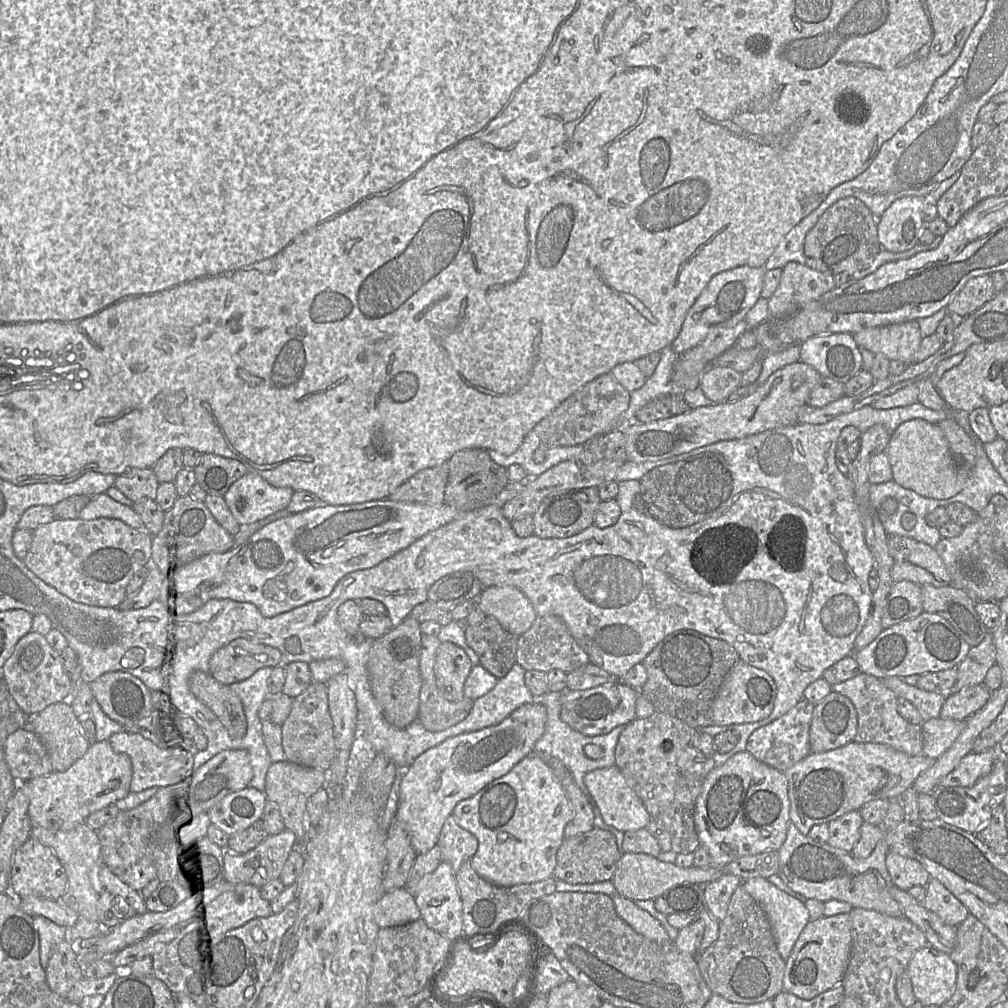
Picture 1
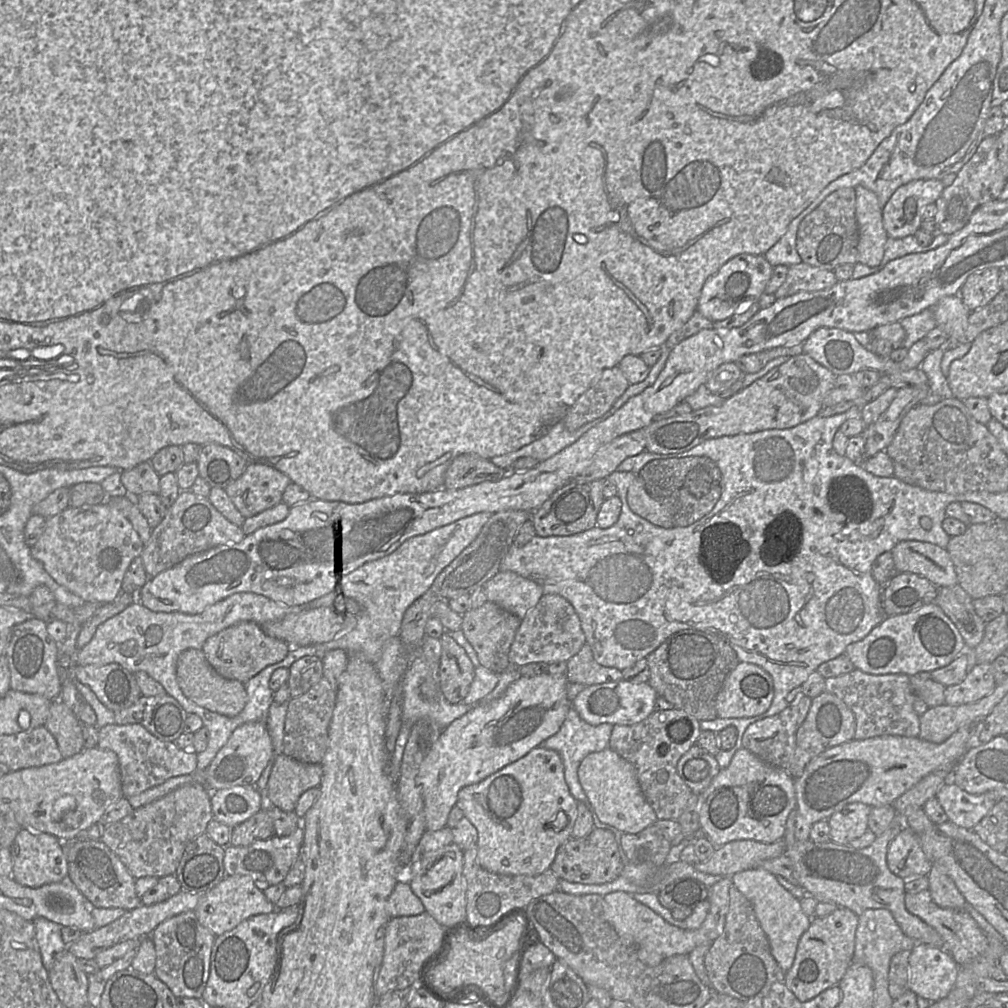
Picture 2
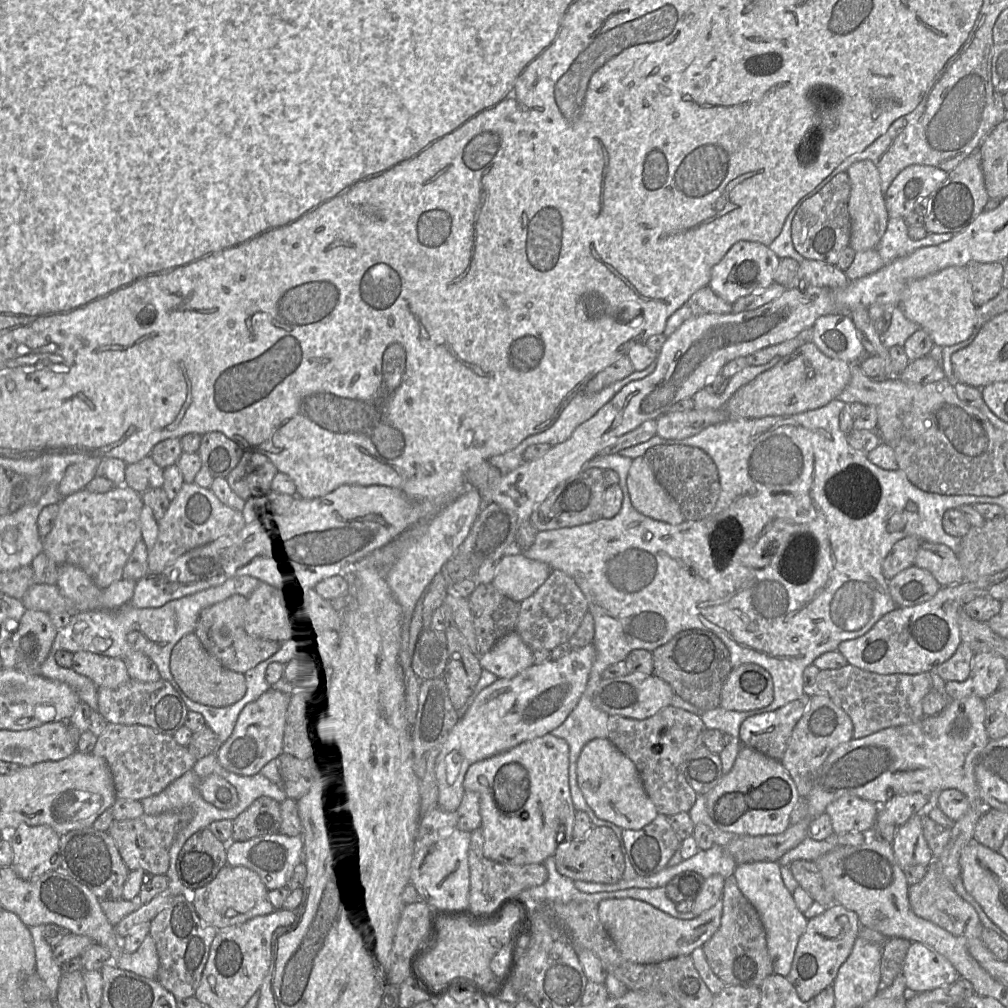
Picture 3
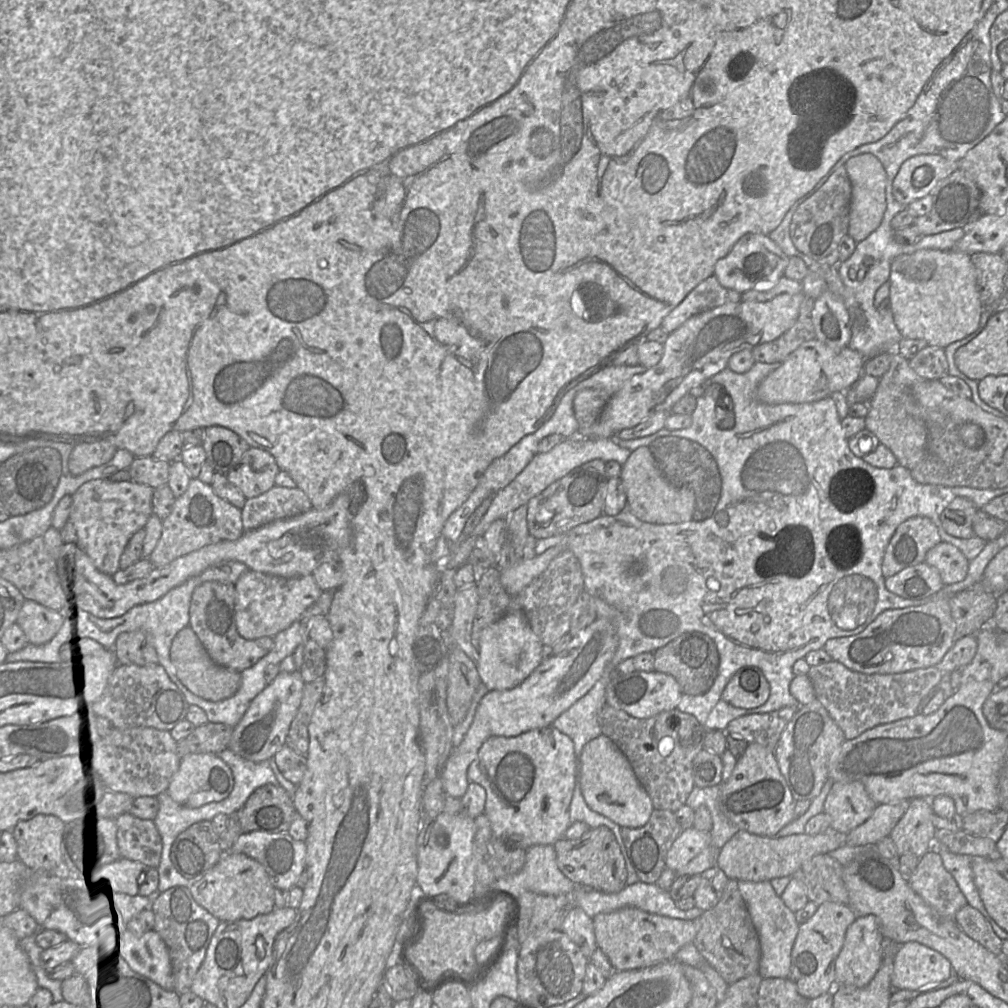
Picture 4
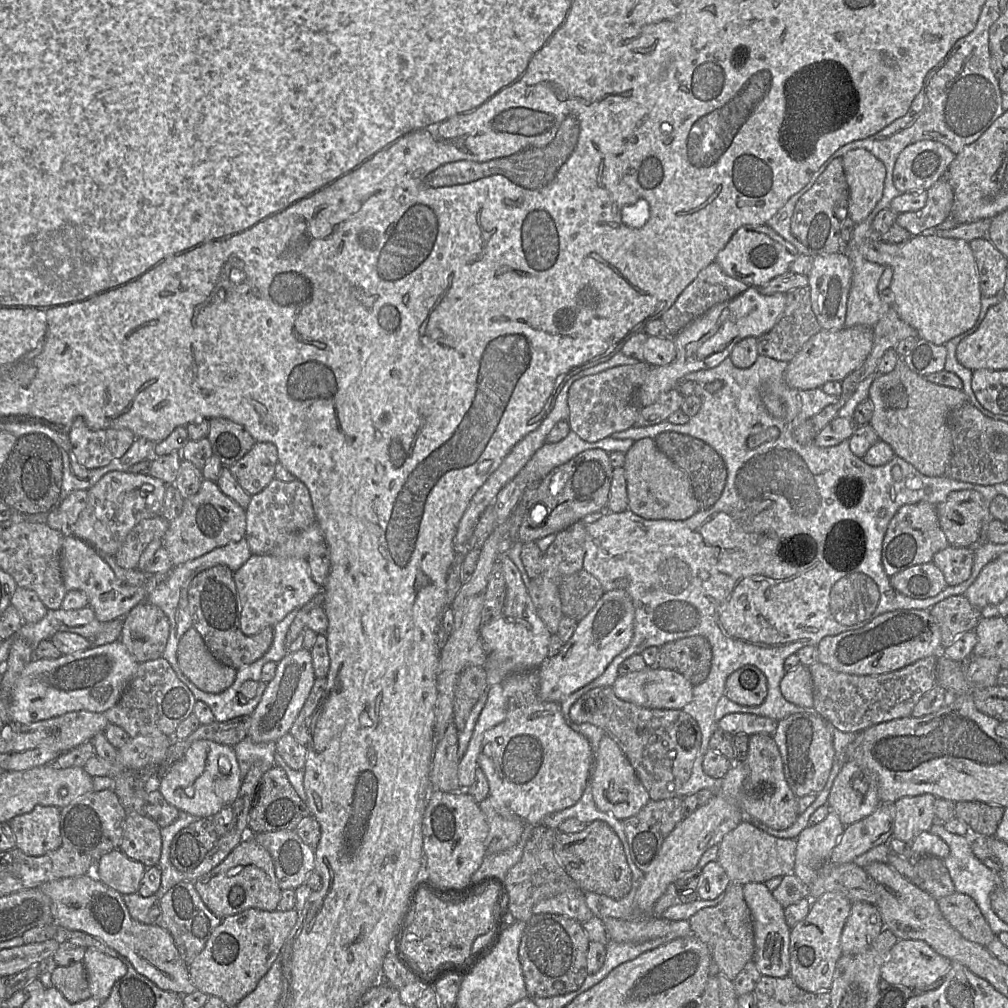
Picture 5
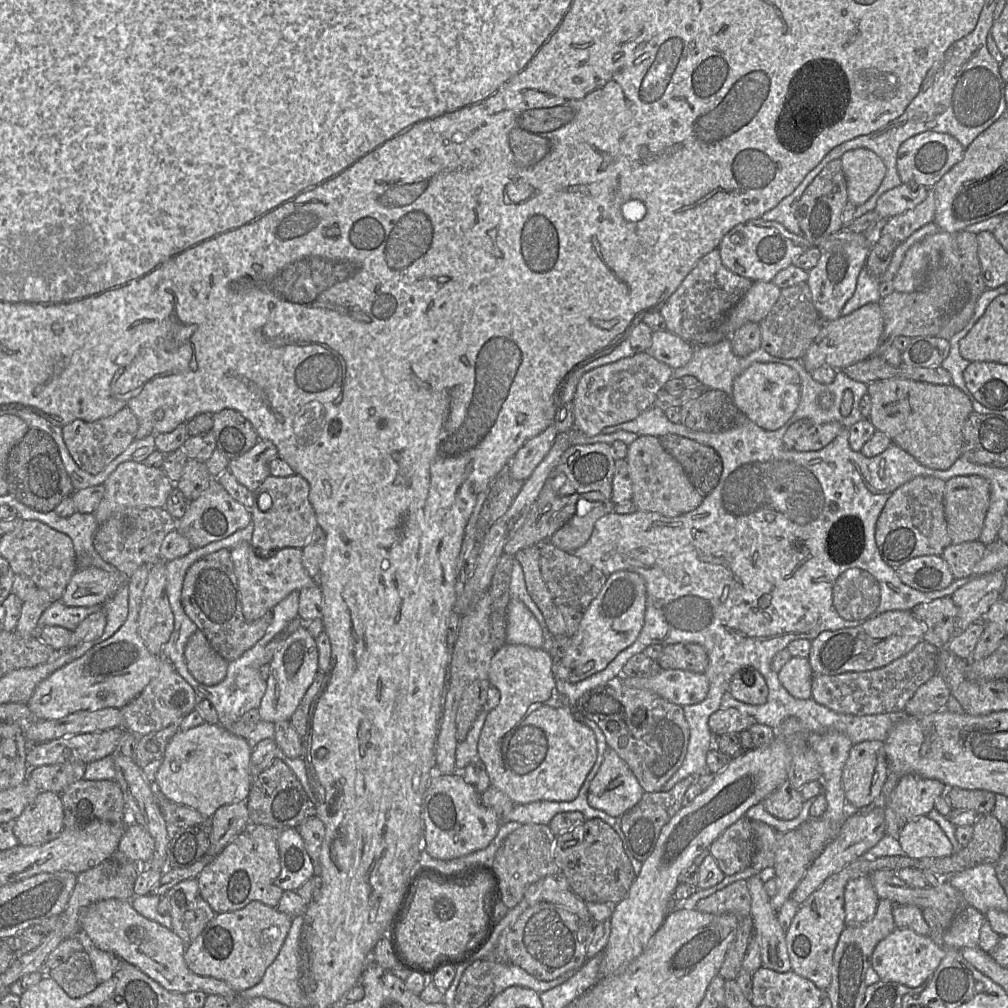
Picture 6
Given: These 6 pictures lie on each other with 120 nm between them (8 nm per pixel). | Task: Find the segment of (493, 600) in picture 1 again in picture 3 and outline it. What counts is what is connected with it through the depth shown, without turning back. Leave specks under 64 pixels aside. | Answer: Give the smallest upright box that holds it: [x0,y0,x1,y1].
[492,550,551,603]

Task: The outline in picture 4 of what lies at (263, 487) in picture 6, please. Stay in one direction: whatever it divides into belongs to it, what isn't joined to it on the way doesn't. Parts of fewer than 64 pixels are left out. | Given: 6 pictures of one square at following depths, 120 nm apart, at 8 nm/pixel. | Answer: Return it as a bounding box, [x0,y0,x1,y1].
[241,486,312,531]

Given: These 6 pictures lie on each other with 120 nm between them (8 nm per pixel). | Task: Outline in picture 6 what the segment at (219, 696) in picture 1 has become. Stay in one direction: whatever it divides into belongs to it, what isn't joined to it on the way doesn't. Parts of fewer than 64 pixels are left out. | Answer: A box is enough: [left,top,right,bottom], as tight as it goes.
[184,629,228,685]

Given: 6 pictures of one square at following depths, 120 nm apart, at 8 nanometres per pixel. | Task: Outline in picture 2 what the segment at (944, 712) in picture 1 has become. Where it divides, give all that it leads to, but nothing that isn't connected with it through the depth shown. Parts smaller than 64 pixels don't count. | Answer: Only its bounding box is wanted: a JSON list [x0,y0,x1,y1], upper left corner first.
[945,663,996,706]

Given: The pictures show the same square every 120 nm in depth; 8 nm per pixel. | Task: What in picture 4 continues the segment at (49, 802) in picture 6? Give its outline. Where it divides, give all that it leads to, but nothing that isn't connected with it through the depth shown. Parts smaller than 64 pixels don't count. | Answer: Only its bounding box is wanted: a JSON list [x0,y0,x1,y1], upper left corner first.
[12,814,64,870]

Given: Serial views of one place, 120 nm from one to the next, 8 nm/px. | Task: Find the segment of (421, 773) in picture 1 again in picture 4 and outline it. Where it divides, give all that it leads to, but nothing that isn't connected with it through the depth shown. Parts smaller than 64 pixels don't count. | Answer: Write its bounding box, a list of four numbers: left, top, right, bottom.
[441,618,619,798]

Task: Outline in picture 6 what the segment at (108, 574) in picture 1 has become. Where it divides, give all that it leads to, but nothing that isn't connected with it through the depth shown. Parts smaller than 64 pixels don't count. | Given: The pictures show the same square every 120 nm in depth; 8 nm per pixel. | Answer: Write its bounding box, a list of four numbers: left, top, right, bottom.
[93,461,175,525]

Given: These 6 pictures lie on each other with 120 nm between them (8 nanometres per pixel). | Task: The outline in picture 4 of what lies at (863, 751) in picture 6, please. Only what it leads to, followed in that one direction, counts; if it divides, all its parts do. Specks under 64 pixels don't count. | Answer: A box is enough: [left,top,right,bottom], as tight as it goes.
[824,782,877,834]

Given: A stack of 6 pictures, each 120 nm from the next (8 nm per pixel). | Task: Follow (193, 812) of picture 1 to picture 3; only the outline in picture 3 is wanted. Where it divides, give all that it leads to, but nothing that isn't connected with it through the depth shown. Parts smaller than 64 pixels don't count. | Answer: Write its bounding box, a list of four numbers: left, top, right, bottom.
[217,687,290,776]

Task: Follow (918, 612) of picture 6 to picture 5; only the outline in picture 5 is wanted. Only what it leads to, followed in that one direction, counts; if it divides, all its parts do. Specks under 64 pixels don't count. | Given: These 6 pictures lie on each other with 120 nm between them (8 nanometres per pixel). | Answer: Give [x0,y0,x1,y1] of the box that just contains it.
[929,595,984,649]

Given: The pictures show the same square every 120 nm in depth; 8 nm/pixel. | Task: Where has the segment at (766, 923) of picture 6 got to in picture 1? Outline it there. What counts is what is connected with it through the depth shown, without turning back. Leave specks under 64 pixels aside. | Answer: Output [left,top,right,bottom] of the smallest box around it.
[742,877,810,960]

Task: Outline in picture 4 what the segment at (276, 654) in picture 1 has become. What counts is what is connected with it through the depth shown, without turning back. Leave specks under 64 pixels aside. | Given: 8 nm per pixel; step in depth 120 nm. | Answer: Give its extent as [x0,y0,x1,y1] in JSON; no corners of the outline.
[189,581,273,673]

